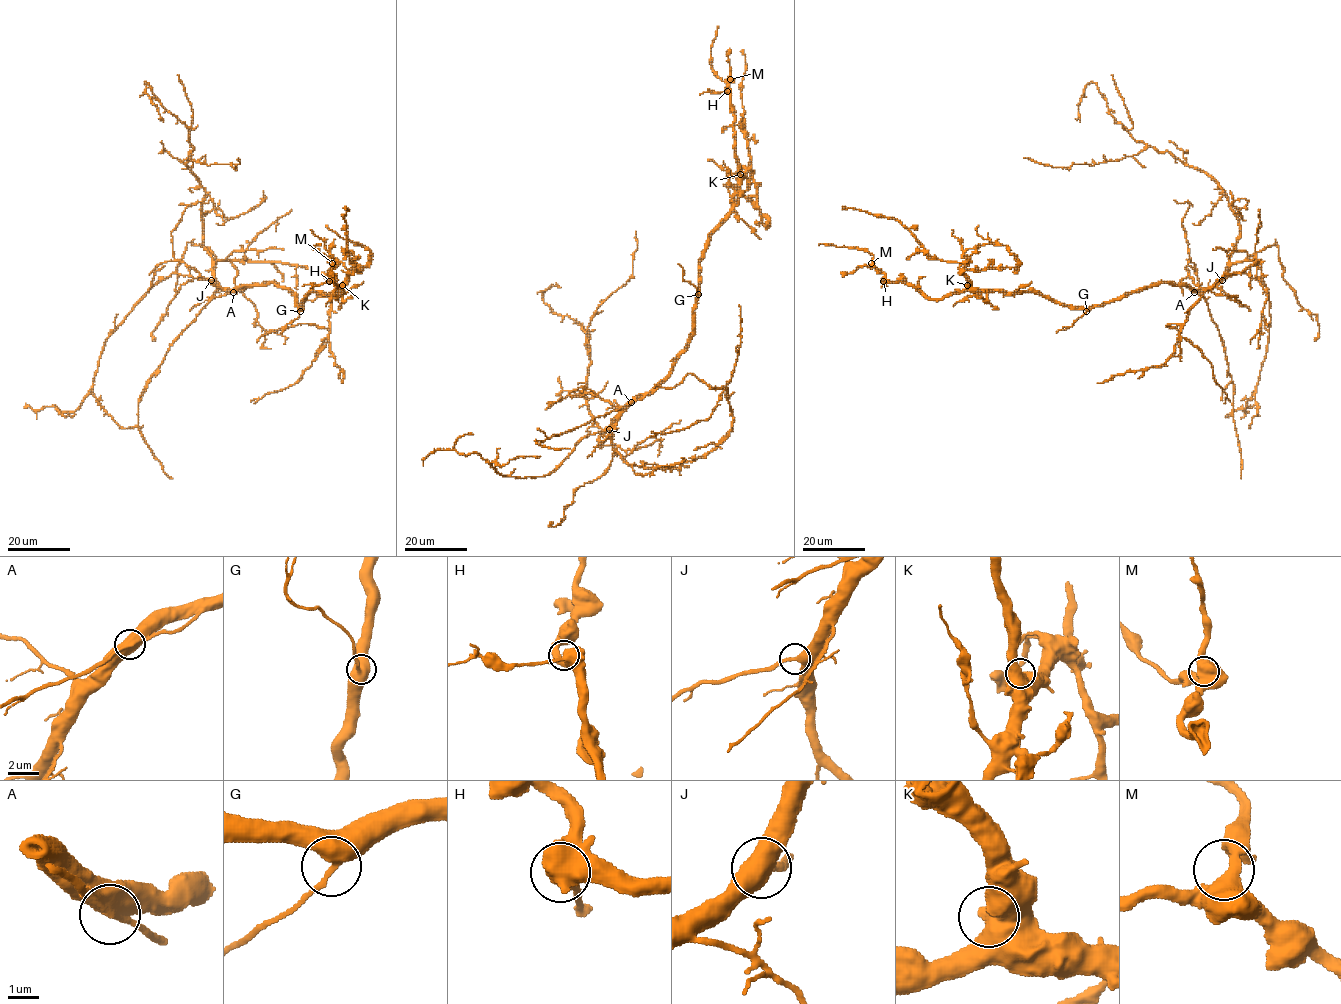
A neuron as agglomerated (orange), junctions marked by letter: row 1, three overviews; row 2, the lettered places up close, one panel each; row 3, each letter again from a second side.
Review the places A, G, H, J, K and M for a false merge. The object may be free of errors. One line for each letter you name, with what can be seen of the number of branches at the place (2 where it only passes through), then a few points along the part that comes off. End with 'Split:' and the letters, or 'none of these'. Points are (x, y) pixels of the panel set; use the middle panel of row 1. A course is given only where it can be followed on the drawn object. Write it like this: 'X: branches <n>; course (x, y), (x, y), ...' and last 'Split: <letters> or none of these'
Split: none of these

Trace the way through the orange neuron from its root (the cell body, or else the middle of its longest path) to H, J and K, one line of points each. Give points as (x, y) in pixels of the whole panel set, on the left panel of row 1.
H: (257, 286), (271, 282), (284, 286), (300, 307), (312, 291), (341, 290), (338, 299), (336, 285), (329, 281)
J: (257, 286), (223, 289), (211, 280)
K: (257, 286), (271, 282), (284, 286), (300, 307), (312, 291), (331, 293), (342, 285)

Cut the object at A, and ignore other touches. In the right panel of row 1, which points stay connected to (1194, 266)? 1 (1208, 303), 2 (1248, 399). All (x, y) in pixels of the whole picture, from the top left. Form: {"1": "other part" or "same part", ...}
{"1": "other part", "2": "same part"}

